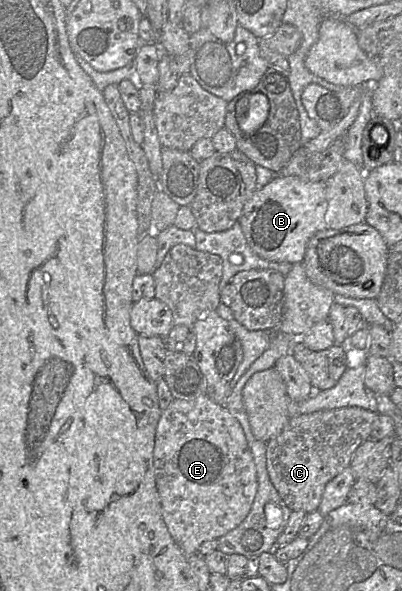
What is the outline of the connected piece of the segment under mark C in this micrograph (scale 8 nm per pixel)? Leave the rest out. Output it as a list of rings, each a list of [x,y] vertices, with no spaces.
[[[344,407],[293,416],[282,432],[266,443],[270,481],[292,512],[318,510],[326,484],[350,467],[354,452],[369,439],[378,415],[359,407]]]

